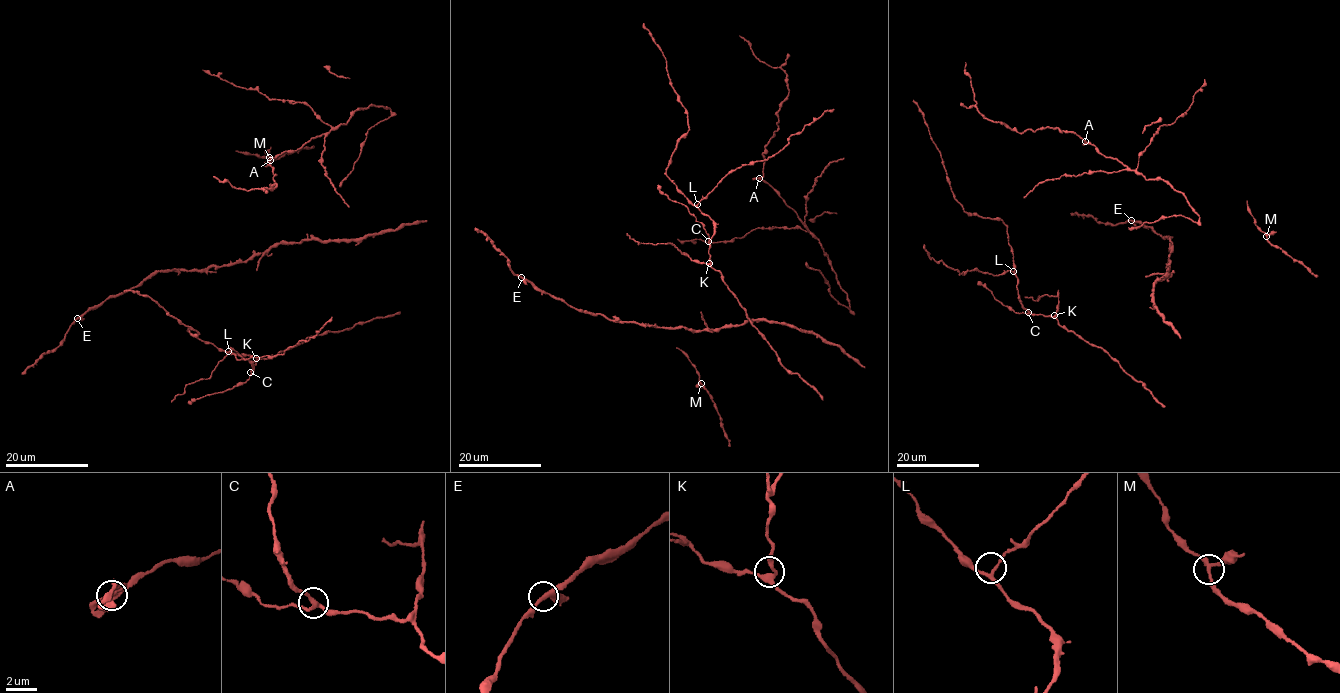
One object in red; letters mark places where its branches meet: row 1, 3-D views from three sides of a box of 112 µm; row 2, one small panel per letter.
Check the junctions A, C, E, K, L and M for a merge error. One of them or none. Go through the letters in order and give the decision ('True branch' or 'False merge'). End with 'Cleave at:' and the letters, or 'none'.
A: True branch
C: True branch
E: True branch
K: True branch
L: True branch
M: True branch
Cleave at: none

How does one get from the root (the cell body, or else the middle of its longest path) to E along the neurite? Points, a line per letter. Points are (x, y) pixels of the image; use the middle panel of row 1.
E: (779, 322), (751, 319), (742, 325), (693, 330), (612, 320), (574, 308), (521, 277)

